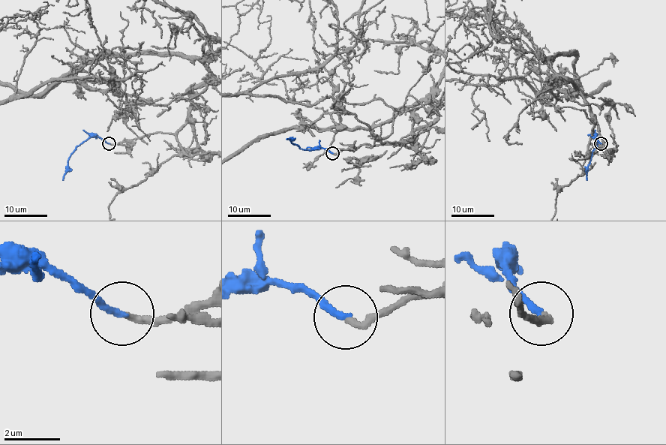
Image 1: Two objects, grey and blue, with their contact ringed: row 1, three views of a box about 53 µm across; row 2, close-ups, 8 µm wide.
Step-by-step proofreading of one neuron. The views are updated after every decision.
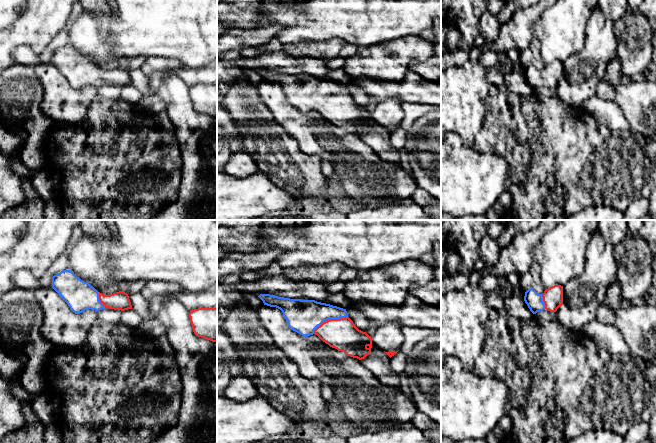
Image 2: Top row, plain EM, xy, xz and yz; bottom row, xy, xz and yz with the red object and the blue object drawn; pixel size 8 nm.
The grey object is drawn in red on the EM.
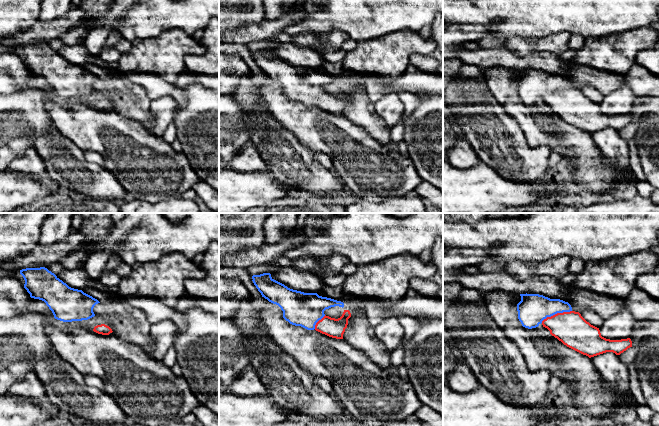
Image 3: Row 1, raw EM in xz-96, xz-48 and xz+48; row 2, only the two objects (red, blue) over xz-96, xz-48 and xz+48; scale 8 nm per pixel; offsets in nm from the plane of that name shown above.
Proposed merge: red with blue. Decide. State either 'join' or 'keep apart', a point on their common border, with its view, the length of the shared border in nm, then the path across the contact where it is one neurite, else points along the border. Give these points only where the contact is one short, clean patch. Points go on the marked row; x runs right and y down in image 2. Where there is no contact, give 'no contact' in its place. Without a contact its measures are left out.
join; meets red in xz at (329, 319); contact 320 nm long; runs through xz (342, 334), (329, 319), (302, 316)

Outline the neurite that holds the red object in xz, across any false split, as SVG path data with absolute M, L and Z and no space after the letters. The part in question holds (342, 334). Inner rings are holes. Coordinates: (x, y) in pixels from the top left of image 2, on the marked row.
M260 294L258 297L264 305L280 309L289 328L302 336L315 334L330 347L359 360L371 352L371 336L355 326L346 309L315 300L270 294Z

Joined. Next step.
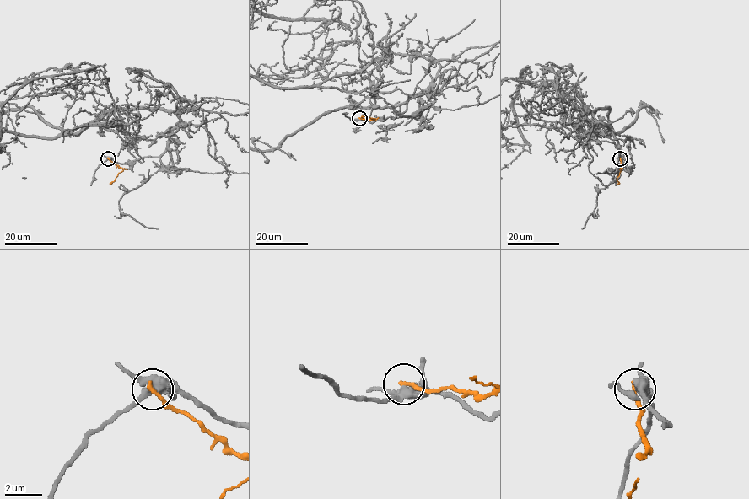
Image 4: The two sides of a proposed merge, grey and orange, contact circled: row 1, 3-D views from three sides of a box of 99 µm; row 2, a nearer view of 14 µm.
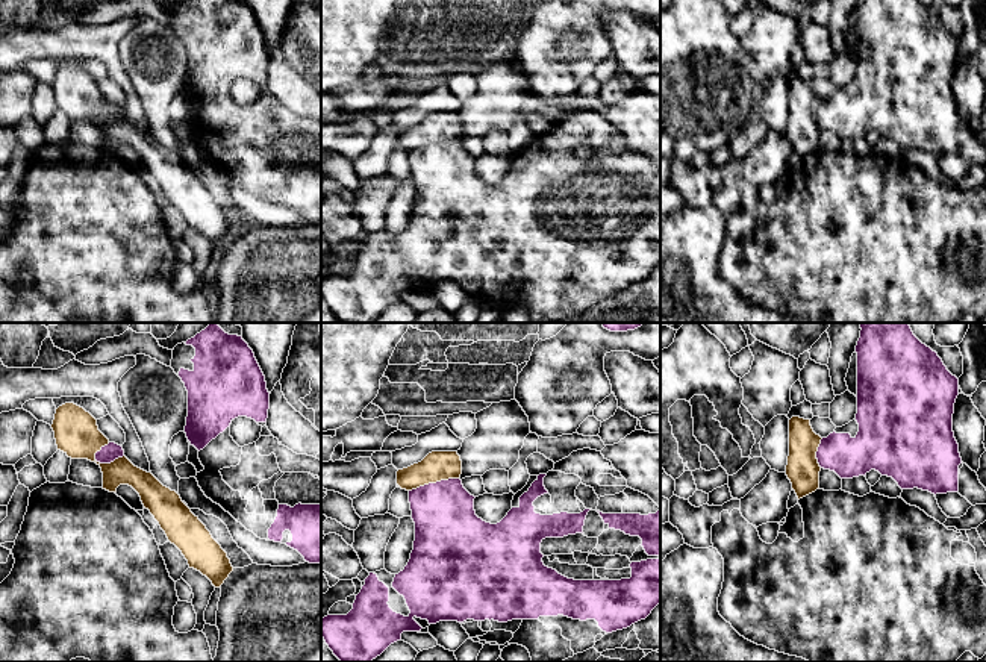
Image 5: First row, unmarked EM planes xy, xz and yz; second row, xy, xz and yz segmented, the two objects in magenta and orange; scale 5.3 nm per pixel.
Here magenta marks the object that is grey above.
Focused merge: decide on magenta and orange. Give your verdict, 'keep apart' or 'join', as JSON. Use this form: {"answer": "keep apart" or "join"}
{"answer": "keep apart"}

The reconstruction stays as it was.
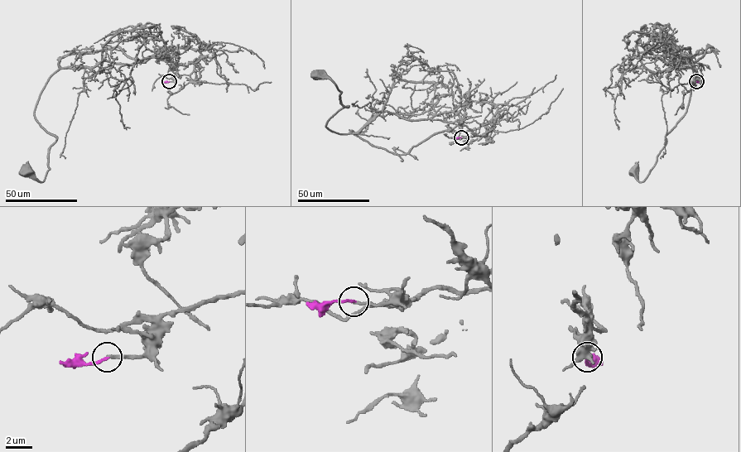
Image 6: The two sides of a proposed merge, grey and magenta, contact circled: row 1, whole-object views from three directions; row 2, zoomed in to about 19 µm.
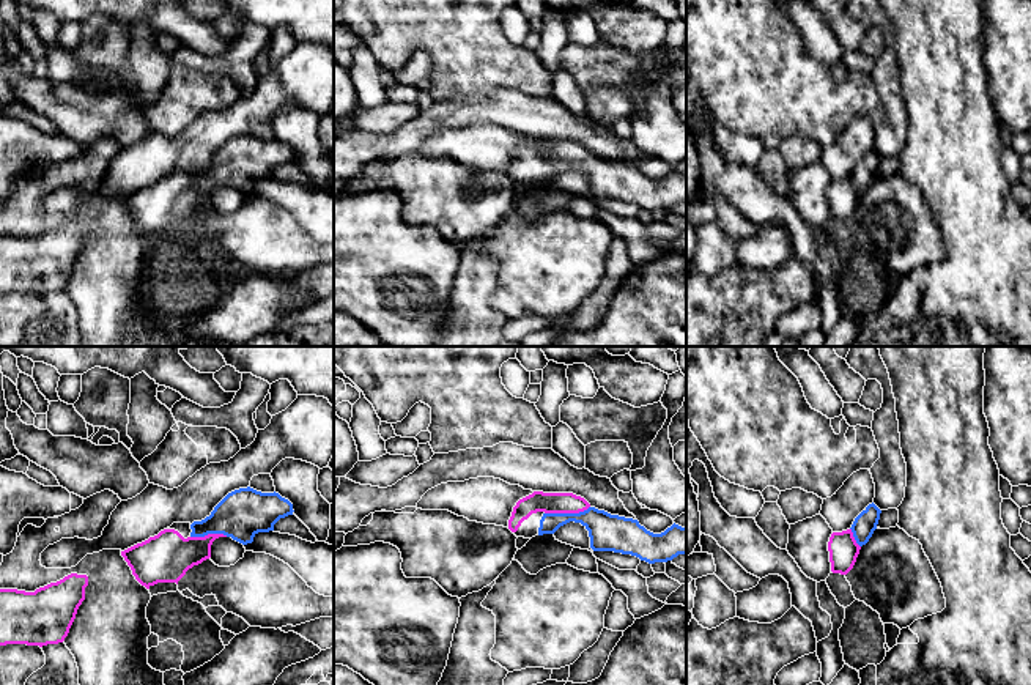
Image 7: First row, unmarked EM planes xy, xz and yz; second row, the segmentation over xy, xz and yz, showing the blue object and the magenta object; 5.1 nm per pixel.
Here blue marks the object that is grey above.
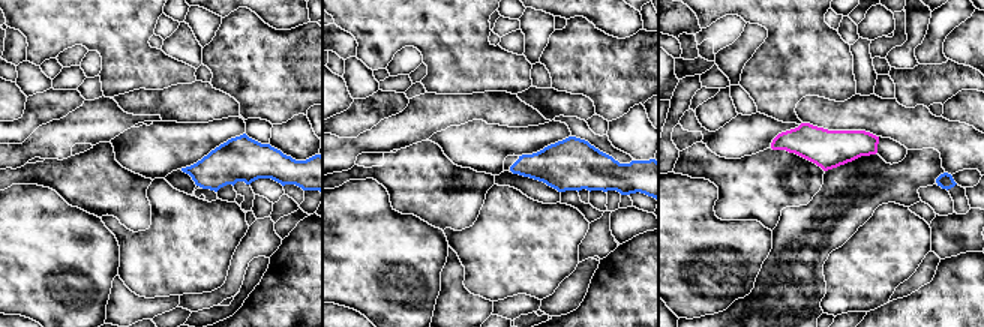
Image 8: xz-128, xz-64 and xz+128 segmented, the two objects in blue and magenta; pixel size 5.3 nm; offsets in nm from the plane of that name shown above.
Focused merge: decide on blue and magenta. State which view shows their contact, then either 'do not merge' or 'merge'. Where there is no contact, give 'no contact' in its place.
xz | merge

